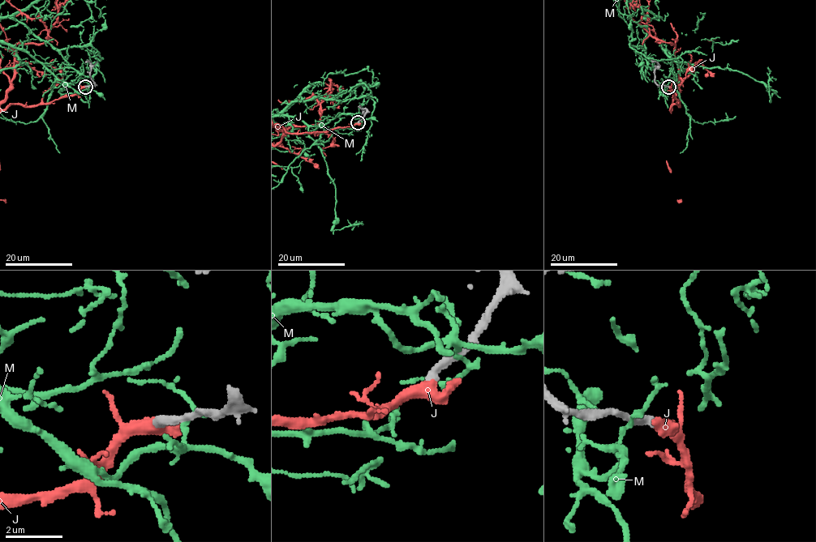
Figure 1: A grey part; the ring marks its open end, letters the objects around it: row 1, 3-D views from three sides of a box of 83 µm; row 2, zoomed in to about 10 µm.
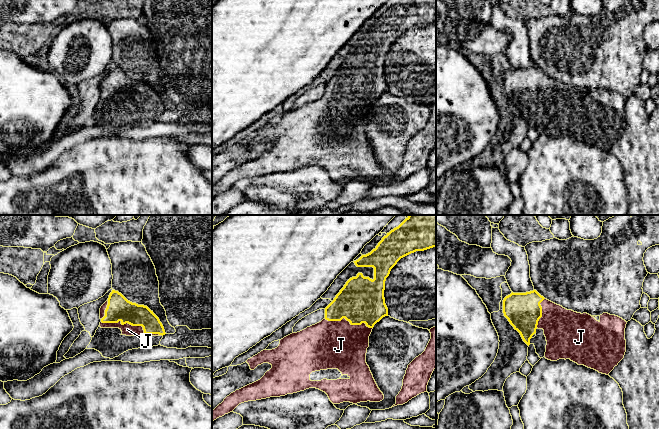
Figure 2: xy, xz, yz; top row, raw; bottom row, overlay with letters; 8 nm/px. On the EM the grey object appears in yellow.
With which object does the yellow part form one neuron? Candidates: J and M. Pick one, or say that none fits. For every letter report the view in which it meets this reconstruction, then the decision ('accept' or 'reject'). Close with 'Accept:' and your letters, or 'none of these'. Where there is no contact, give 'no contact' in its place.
J: contact in xy; accept
M: no contact; reject
Accept: J

